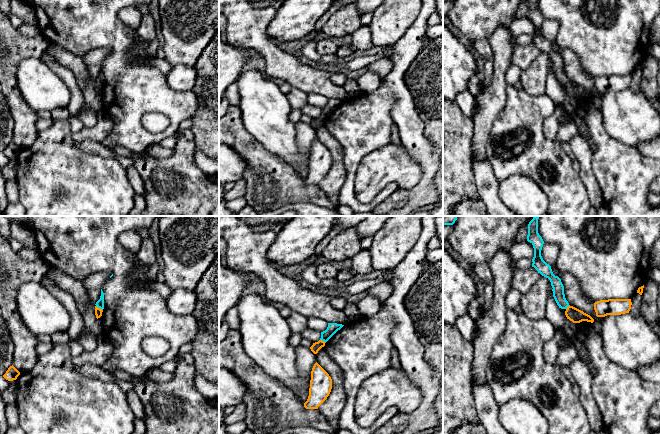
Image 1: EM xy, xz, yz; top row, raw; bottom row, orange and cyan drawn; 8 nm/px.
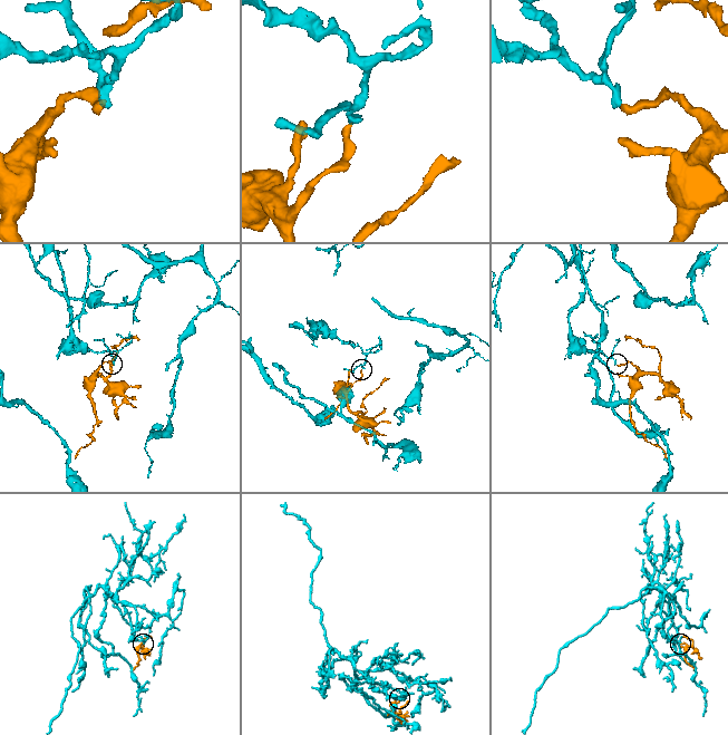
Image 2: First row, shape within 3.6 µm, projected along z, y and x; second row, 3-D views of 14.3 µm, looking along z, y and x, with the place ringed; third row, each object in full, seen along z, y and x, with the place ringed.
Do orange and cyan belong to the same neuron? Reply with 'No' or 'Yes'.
No

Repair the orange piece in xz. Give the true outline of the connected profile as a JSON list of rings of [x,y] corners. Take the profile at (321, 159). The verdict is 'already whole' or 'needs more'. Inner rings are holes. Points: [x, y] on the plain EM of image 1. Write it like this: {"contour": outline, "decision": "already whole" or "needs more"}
{"contour": [[[316,138],[311,147],[309,172],[304,179],[306,185],[318,185],[327,175],[332,165],[332,155]]], "decision": "already whole"}

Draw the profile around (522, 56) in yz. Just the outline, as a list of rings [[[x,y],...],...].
[[[515,38],[512,39],[512,48],[511,62],[522,71],[527,70],[542,52],[534,43],[518,45]]]

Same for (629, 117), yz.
[[[630,89],[607,91],[600,111],[606,132],[625,145],[637,147],[660,135],[660,113],[643,94]]]

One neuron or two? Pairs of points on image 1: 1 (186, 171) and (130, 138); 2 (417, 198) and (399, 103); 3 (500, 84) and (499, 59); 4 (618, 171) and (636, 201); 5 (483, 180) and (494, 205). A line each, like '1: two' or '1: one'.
1: two
2: one
3: one
4: one
5: one

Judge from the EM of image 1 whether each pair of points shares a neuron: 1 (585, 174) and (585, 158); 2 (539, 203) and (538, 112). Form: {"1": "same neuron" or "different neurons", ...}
{"1": "same neuron", "2": "different neurons"}

